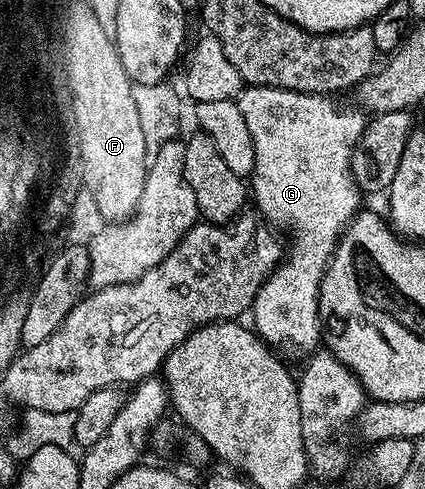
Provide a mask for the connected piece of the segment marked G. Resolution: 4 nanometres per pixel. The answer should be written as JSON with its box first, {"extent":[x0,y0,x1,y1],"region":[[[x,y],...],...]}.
{"extent":[236,85,368,351],"region":[[[270,85],[243,88],[236,100],[256,147],[256,163],[252,174],[253,200],[254,197],[258,200],[255,201],[256,207],[271,226],[290,232],[284,260],[262,282],[261,291],[254,301],[252,325],[258,336],[271,347],[291,345],[294,349],[314,351],[324,337],[322,312],[318,306],[322,280],[330,265],[330,258],[334,256],[338,238],[360,209],[360,190],[358,182],[354,180],[352,162],[358,141],[366,132],[368,117],[354,109],[341,109],[334,102],[337,100],[330,95],[297,93],[291,89],[273,89]]]}

